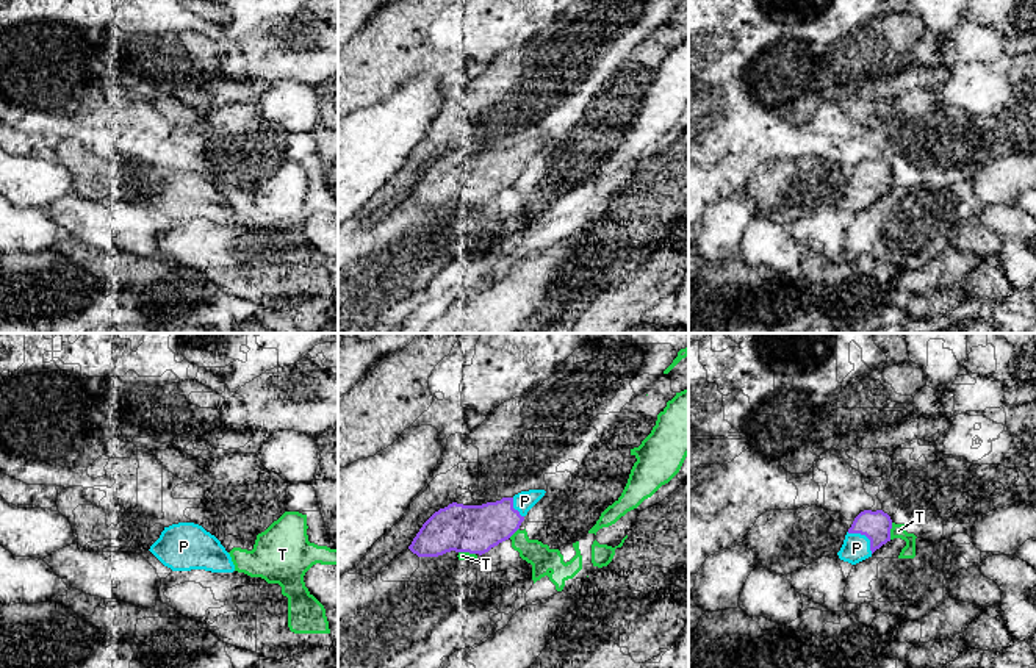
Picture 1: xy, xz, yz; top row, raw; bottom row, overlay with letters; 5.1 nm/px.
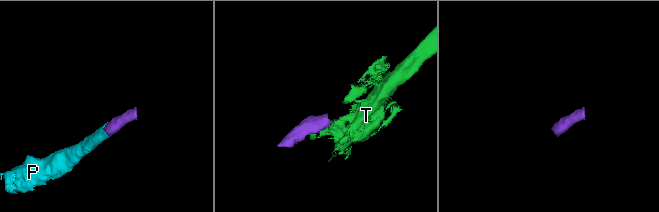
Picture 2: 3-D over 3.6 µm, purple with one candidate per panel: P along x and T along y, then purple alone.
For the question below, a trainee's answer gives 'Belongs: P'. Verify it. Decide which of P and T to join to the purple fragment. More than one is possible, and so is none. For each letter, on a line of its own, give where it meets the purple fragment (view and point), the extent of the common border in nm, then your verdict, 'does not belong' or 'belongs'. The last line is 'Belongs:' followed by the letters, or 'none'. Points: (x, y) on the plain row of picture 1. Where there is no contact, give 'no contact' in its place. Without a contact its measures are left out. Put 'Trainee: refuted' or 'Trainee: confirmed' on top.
Trainee: confirmed
P: yz (864, 183) | 170 nm | belongs
T: yz (889, 180) | 90 nm | does not belong
Belongs: P

